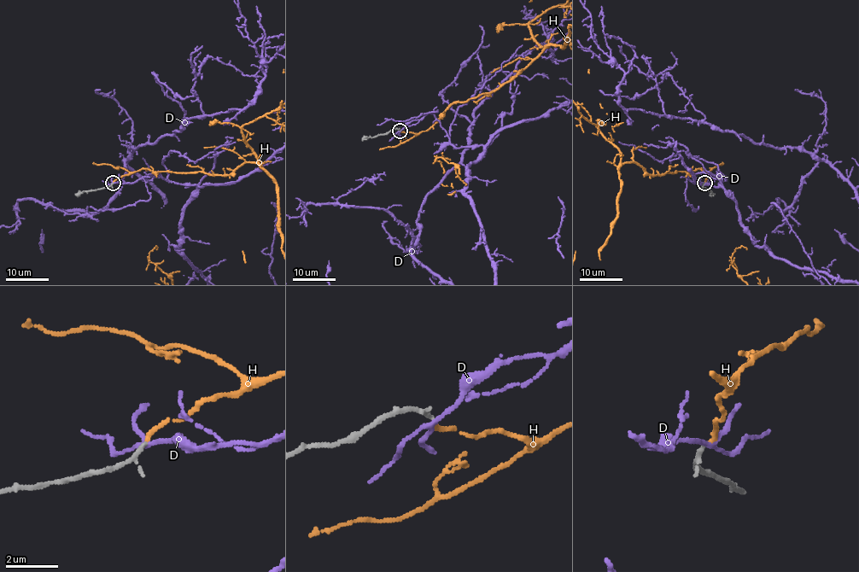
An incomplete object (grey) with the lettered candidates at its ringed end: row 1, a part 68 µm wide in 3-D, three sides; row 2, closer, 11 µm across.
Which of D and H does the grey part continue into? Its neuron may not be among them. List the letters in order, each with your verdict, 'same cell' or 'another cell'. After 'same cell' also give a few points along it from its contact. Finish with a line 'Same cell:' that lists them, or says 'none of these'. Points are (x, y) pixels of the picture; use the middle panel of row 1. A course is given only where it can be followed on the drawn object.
D: another cell
H: same cell
Same cell: H

